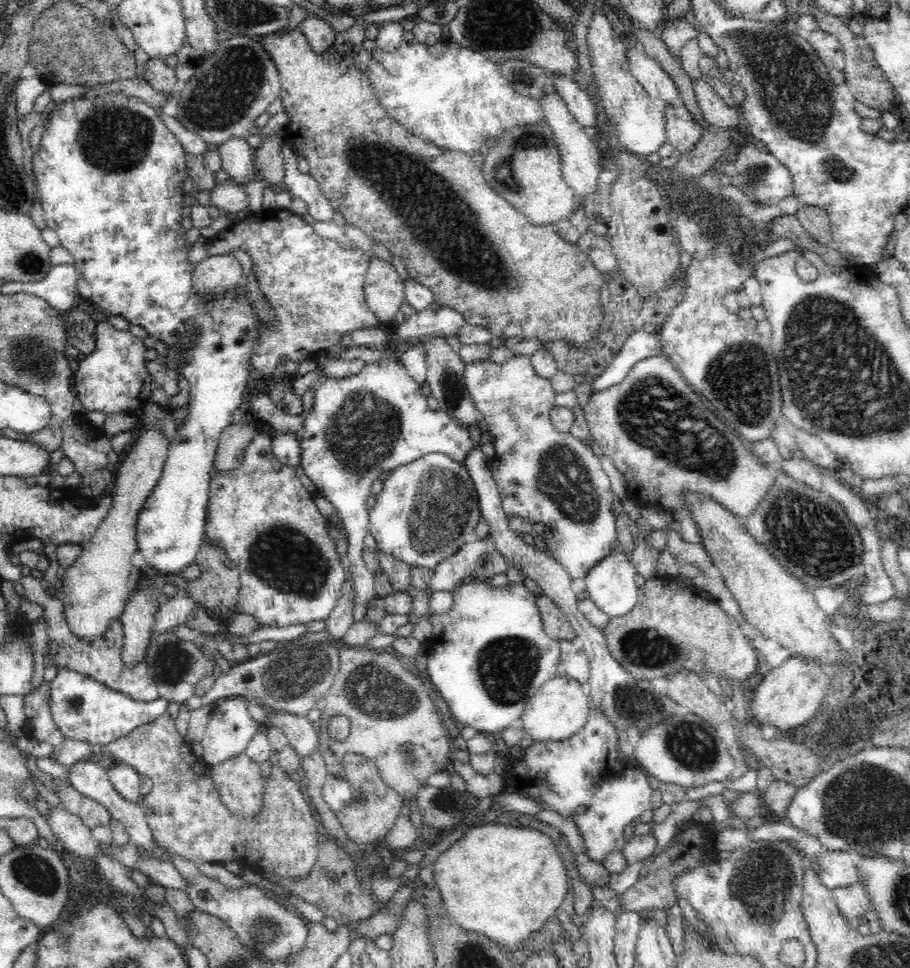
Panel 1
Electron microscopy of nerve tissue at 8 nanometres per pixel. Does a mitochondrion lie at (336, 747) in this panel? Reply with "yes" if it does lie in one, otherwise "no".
no

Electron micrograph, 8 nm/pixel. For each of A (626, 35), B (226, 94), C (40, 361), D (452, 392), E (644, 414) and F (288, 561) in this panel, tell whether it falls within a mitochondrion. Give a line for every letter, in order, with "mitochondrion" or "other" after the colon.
A: other
B: mitochondrion
C: mitochondrion
D: mitochondrion
E: mitochondrion
F: mitochondrion

